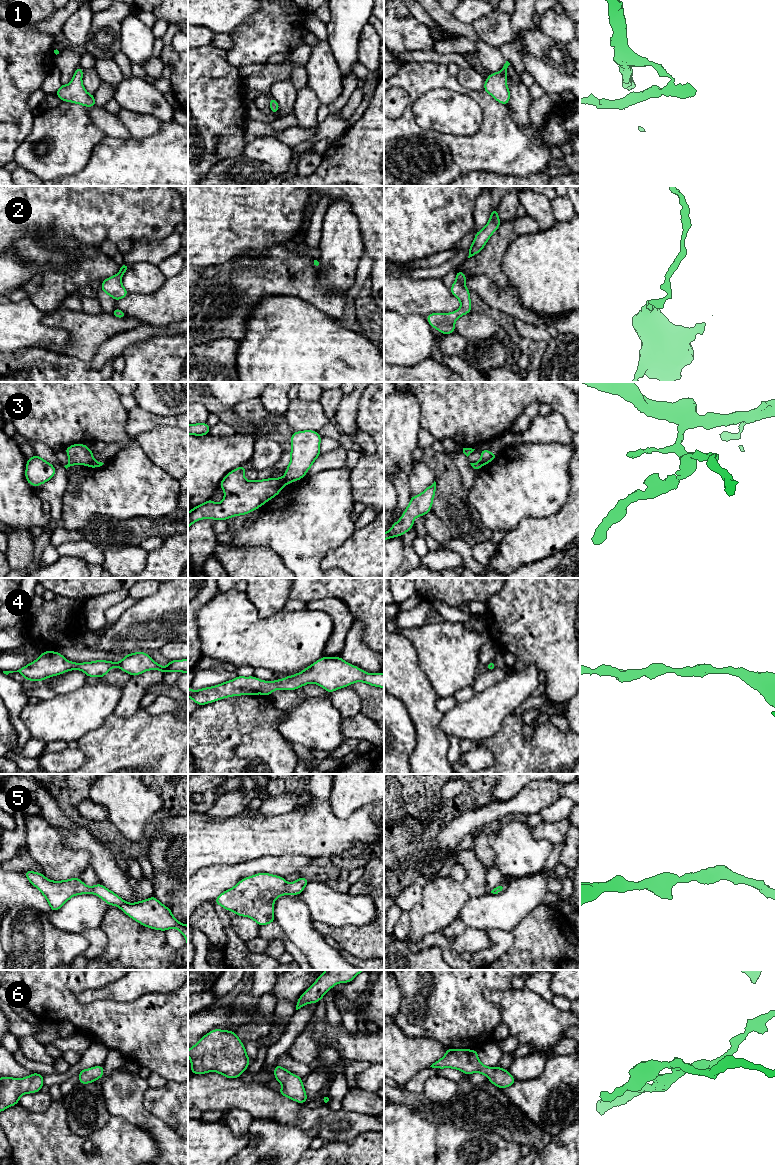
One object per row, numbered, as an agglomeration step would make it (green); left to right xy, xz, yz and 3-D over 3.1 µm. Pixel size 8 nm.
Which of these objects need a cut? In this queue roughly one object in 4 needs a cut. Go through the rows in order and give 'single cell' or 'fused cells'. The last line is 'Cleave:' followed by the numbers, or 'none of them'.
1: single cell
2: single cell
3: fused cells
4: single cell
5: single cell
6: single cell
Cleave: 3

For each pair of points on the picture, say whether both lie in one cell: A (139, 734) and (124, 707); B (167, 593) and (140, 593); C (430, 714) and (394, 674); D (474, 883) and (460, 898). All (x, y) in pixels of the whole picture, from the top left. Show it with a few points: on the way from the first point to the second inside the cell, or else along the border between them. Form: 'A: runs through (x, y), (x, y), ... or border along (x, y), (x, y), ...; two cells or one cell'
A: border along (140, 708), (127, 717), (120, 717), (114, 712); two cells
B: border along (159, 588), (152, 595), (137, 601); two cells
C: runs through (421, 704), (420, 700), (404, 684); one cell
D: border along (464, 869), (466, 877), (463, 887), (470, 897); two cells

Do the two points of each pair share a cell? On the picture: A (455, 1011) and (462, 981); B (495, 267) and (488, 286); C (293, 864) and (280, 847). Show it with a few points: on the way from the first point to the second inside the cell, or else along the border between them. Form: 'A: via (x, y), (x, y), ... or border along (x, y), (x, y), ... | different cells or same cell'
A: via (455, 1004), (455, 988) | same cell
B: border along (467, 276), (487, 275), (501, 287), (509, 285) | different cells
C: border along (264, 856), (303, 855), (310, 858) | different cells

